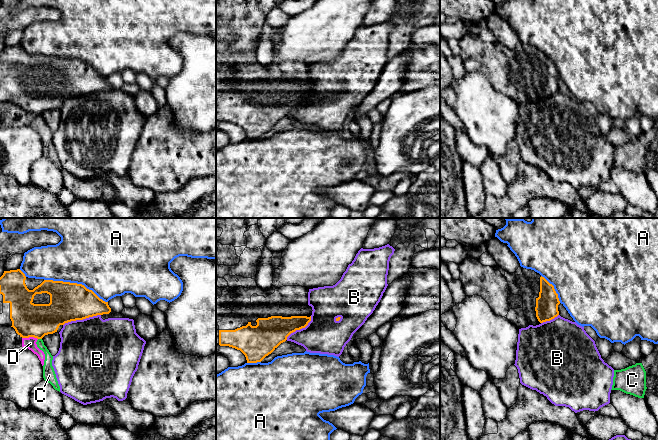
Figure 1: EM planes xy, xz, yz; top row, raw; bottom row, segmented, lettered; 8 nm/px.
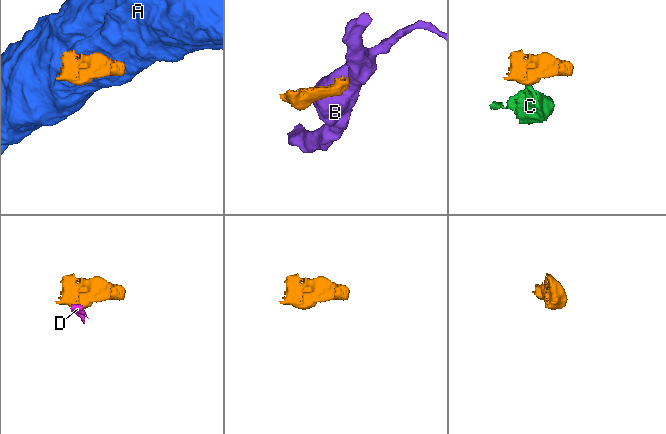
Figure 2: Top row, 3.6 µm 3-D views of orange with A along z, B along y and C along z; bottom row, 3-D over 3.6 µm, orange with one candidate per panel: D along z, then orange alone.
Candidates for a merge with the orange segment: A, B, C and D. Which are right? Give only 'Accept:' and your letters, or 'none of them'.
Accept: none of them

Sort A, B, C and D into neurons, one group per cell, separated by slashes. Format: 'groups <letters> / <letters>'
groups A / B / C D

